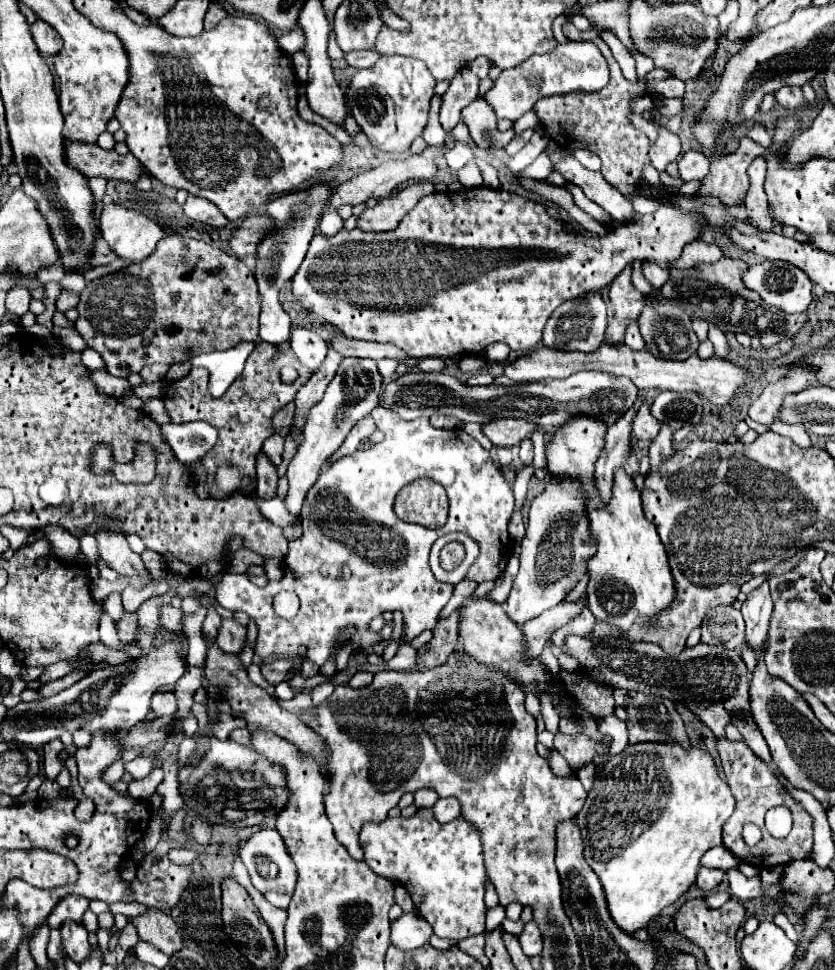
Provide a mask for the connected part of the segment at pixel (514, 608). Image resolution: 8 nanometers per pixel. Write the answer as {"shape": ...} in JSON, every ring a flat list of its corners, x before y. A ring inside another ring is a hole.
{"shape":[[550,475,546,489,530,503,526,537,522,539,520,571,514,577,506,601,506,613,517,625,556,607,586,575,588,557,596,551,586,513,588,497,582,493,582,481,568,475]]}

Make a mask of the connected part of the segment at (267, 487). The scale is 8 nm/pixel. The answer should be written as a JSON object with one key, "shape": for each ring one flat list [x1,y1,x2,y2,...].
{"shape":[[262,453,258,455,256,471,258,471,256,493,258,493,262,499,272,499,272,497,276,497,276,483,278,483,276,467,274,467]]}

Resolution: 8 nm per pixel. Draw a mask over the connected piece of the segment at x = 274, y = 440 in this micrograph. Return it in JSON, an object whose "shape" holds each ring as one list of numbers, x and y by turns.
{"shape":[[274,433,270,439,264,441,262,453,264,453,270,461,282,461,282,453,284,453,284,437]]}

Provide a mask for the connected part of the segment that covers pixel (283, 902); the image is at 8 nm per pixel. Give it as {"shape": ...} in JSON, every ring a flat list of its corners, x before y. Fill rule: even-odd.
{"shape":[[262,829,248,837,240,847,240,859,246,865,252,885,278,909,288,909,296,885,296,865,292,865,292,857,288,857,288,849,284,849,284,841,276,829]]}

